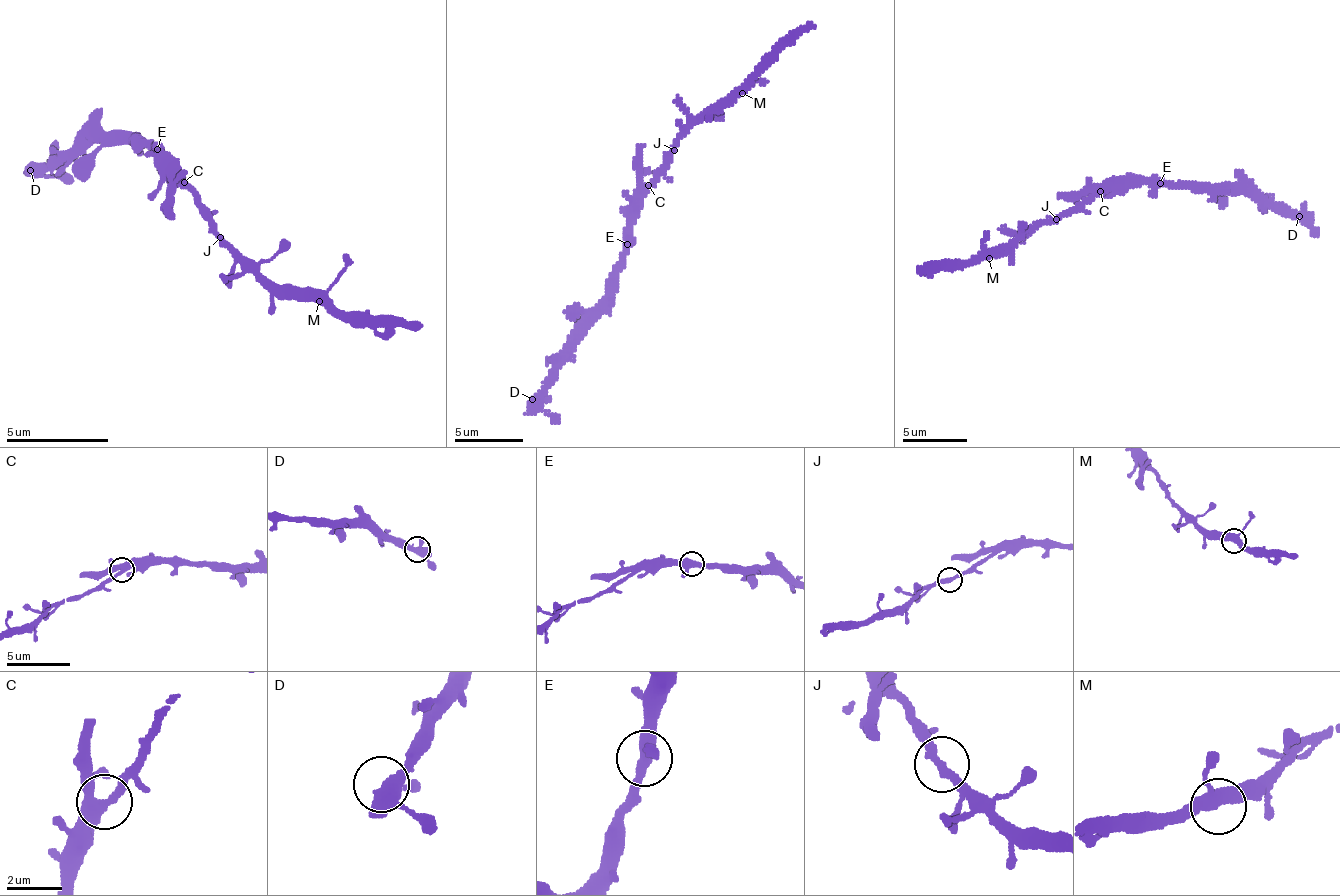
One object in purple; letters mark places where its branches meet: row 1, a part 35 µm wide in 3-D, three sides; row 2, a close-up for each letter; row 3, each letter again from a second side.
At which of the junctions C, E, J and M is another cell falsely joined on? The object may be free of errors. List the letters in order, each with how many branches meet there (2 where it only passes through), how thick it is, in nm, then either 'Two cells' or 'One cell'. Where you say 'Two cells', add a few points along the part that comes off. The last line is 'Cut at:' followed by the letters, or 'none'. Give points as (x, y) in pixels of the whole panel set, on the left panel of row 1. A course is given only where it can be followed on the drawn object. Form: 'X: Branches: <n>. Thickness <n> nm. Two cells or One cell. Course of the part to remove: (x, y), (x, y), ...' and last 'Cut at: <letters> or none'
C: Branches: 4. Thickness 400 nm. One cell
E: Branches: 3. Thickness 400 nm. One cell
J: Branches: 2. Thickness 280 nm. One cell
M: Branches: 3. Thickness 400 nm. One cell
Cut at: none

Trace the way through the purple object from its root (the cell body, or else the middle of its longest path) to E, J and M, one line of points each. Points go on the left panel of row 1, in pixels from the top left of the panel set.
E: (180, 177), (175, 175), (171, 161), (162, 156), (163, 149), (158, 148)
J: (180, 177), (207, 223), (222, 238)
M: (180, 177), (212, 231), (226, 244), (250, 258), (275, 284), (314, 294), (319, 301)

